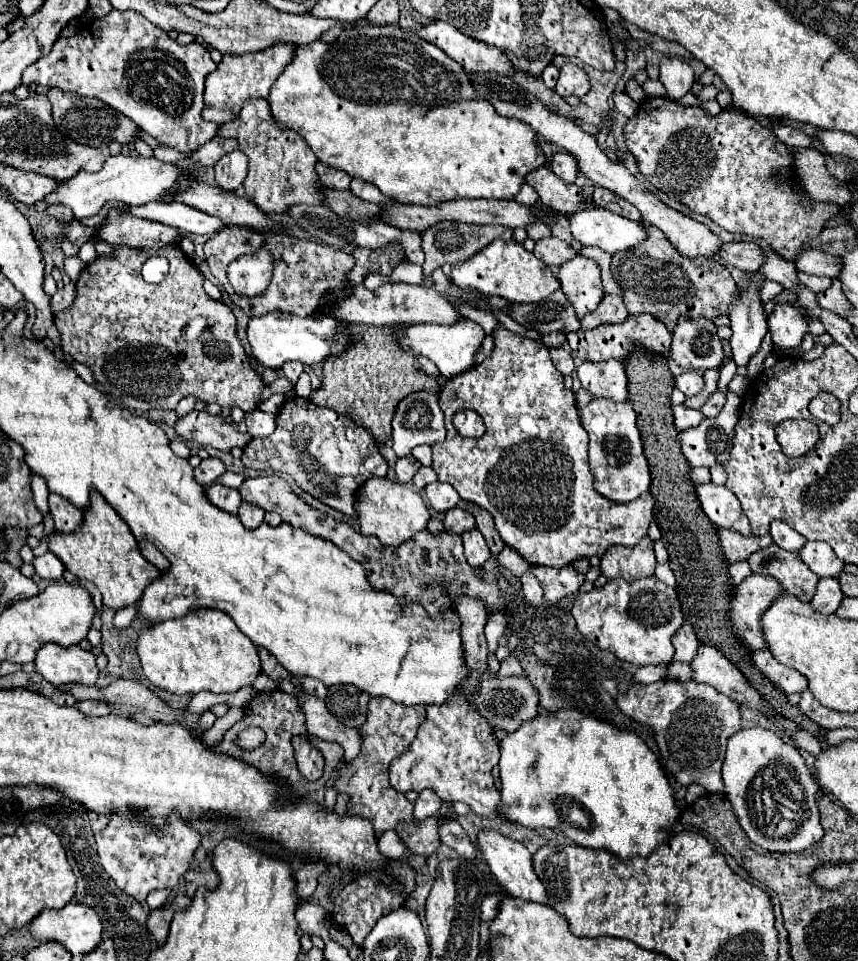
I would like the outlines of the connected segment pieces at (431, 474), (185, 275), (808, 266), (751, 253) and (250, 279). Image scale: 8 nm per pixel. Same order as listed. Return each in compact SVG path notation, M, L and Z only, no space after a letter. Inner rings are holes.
M421 467L421 469L417 471L417 475L413 477L413 485L415 485L419 491L423 491L423 487L425 487L427 483L433 483L433 481L437 481L437 475L435 475L435 471L433 471L431 467Z
M117 245L113 257L97 257L81 271L75 303L55 315L55 327L61 335L61 351L79 363L85 363L93 371L97 387L137 415L149 409L175 409L175 405L189 395L203 403L239 407L249 413L257 409L265 383L251 367L237 337L237 319L233 311L225 303L211 299L203 289L203 281L205 279L193 259L189 259L177 245L141 251ZM151 255L161 255L171 265L169 275L159 285L149 285L141 277L141 265Z
M803 249L795 259L797 269L811 275L827 275L835 277L835 271L839 271L839 257L829 255L821 249Z
M733 241L733 243L723 243L719 247L717 257L721 263L737 267L745 273L757 273L761 263L763 263L763 251L759 249L757 243L747 243L747 241Z
M261 247L253 255L241 256L227 267L227 279L235 293L243 297L261 295L271 283L273 275L273 257Z

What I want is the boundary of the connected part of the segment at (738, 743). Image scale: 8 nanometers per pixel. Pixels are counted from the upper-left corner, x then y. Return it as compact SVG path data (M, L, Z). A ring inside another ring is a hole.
M761 727L737 731L727 743L723 781L739 825L765 851L799 853L825 835L815 803L819 787L799 751L783 743L775 731Z

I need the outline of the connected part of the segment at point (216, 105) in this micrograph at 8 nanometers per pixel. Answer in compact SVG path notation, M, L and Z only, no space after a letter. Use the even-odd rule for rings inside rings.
M281 43L281 45L273 45L271 49L263 49L257 53L223 55L223 61L217 65L217 69L213 73L209 73L205 79L203 119L223 125L239 115L239 111L247 99L267 99L271 85L283 73L287 63L291 63L293 53L295 53L295 45Z

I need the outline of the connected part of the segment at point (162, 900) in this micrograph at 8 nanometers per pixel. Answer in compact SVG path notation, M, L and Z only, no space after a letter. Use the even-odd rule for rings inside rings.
M151 891L147 895L147 905L149 909L159 909L169 901L169 891Z

